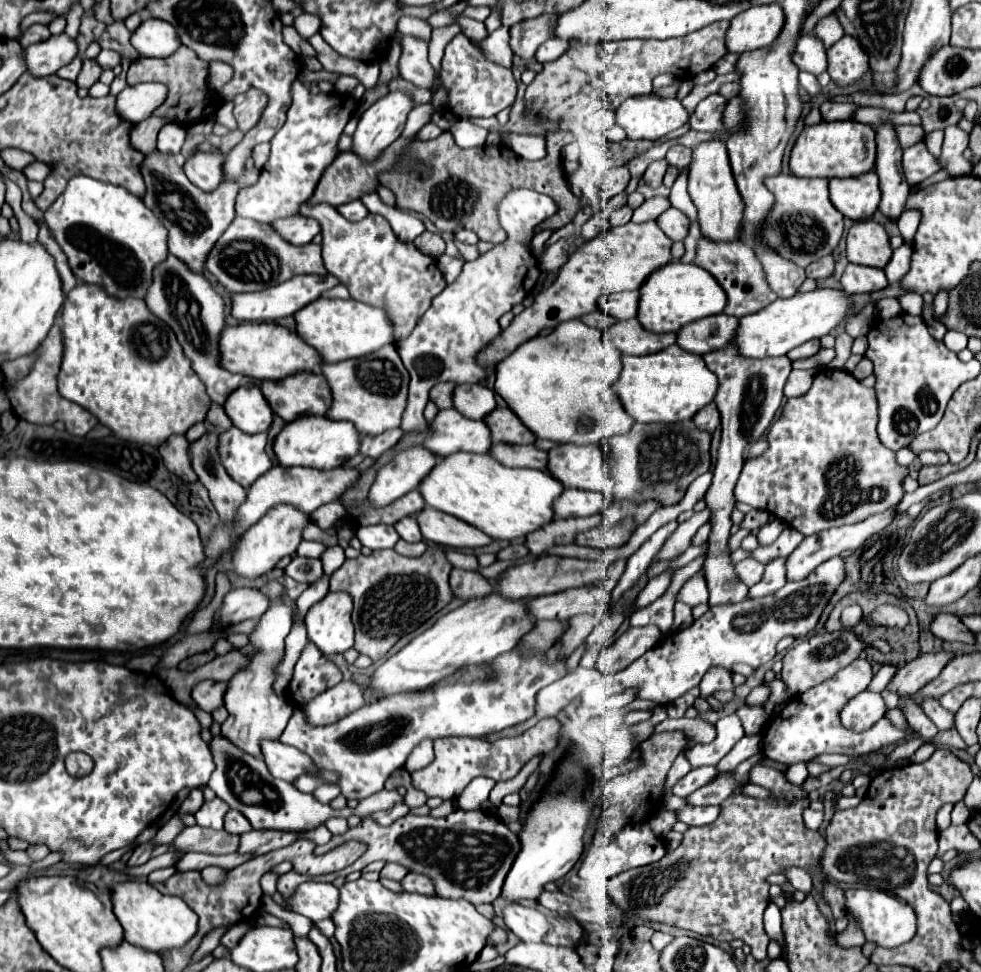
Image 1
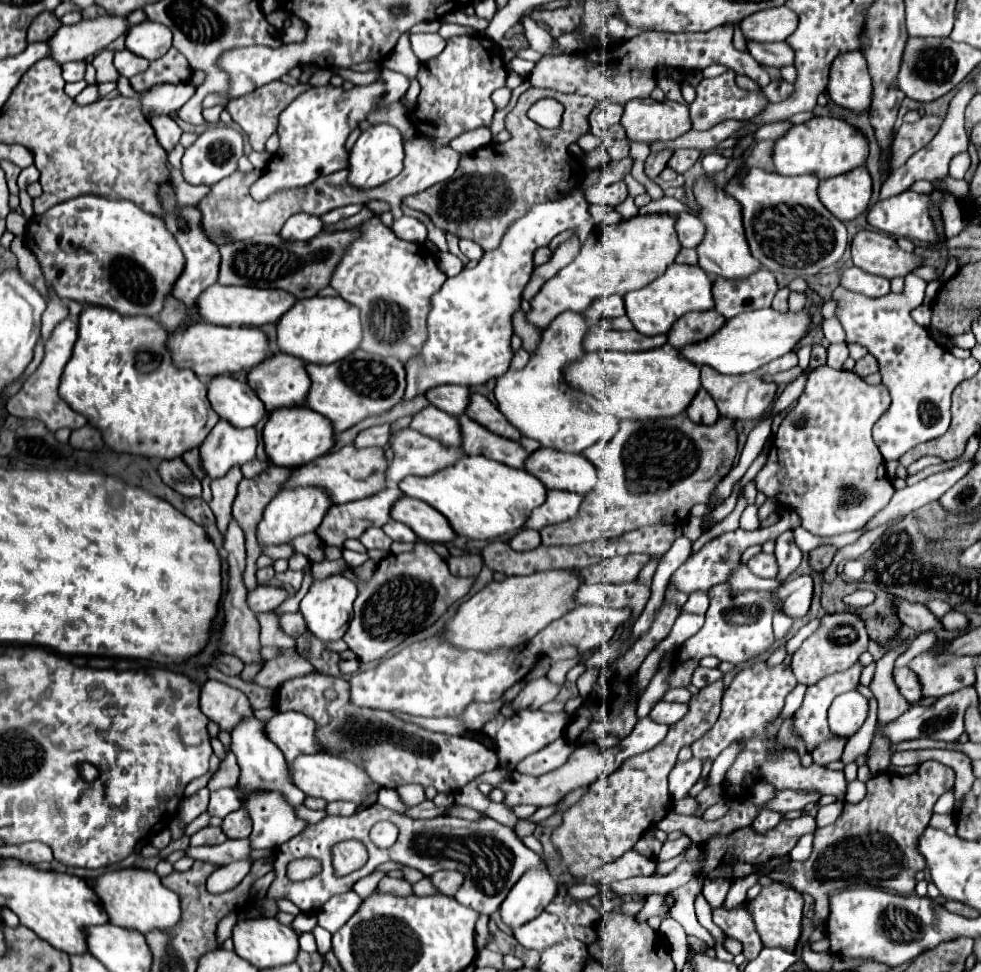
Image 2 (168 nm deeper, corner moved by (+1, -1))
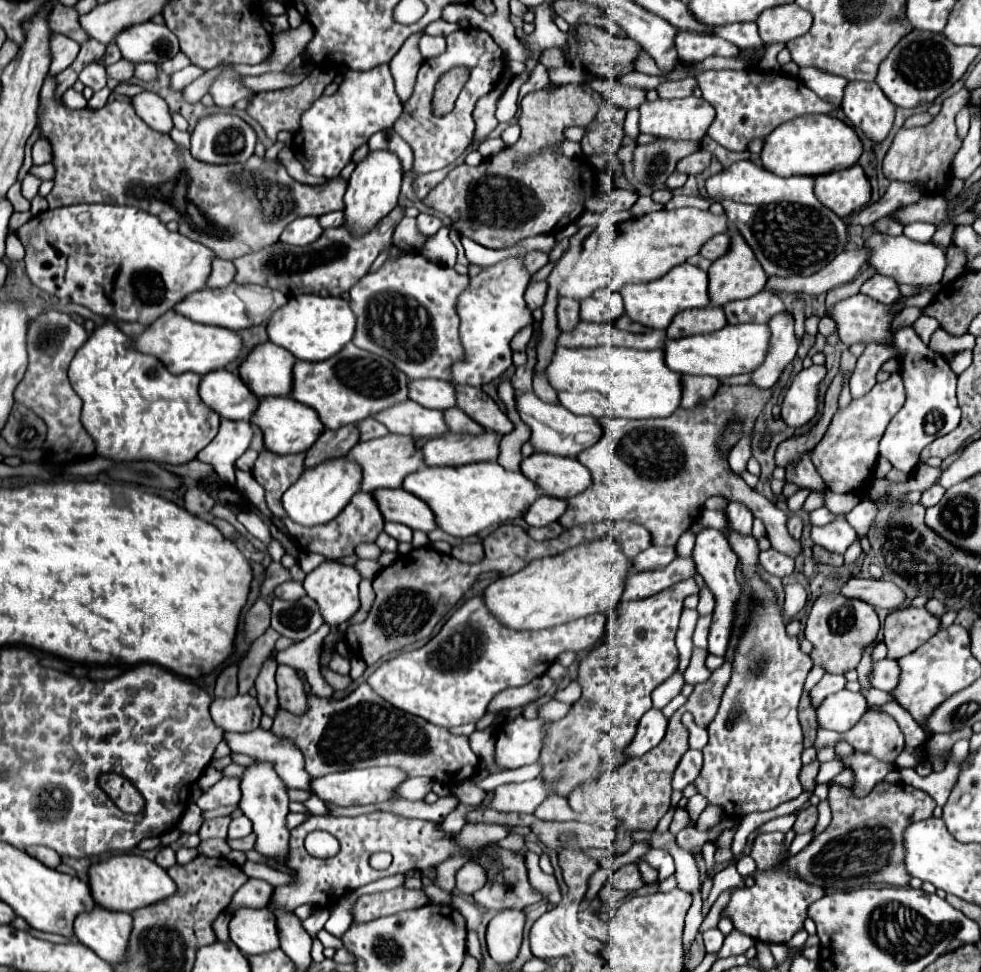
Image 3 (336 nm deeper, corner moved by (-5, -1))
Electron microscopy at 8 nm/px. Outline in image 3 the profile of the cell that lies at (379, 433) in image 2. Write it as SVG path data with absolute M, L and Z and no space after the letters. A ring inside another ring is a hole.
M368 417L368 419L360 421L358 427L360 427L360 441L370 441L370 439L388 435L388 429L384 429L384 425L380 425L374 417Z

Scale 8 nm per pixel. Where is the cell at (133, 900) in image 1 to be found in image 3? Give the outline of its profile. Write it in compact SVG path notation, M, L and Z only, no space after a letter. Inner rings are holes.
M124 853L124 855L114 855L102 863L94 863L90 867L90 891L96 905L108 911L134 913L136 909L172 897L176 893L176 883L168 877L166 869L156 865L156 861L150 861L134 853Z

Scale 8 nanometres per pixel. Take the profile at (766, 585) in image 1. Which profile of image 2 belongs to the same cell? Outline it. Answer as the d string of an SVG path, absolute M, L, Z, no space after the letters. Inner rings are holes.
M788 529L784 531L778 539L776 539L776 551L774 551L778 565L780 565L780 573L778 573L778 581L784 581L792 571L796 571L796 567L802 561L802 551L798 549L798 545L794 543L794 531Z

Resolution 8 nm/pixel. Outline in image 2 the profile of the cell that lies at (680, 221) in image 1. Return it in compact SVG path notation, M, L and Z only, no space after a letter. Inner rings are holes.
M680 213L678 223L676 223L676 231L678 231L678 239L684 247L696 249L700 245L700 241L704 239L706 227L700 219L692 217L690 213Z

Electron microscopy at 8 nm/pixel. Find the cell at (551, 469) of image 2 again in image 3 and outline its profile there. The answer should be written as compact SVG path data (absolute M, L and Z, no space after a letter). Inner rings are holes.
M534 453L522 459L520 471L550 497L570 499L580 495L592 483L592 475L578 459L548 453Z

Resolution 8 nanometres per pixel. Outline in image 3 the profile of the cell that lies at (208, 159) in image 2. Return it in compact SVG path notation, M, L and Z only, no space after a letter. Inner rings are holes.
M216 113L210 117L204 117L198 121L196 129L192 131L192 157L198 161L210 163L210 165L228 165L228 163L244 163L248 157L252 157L256 145L256 133L250 129L248 123L244 123L236 115Z

